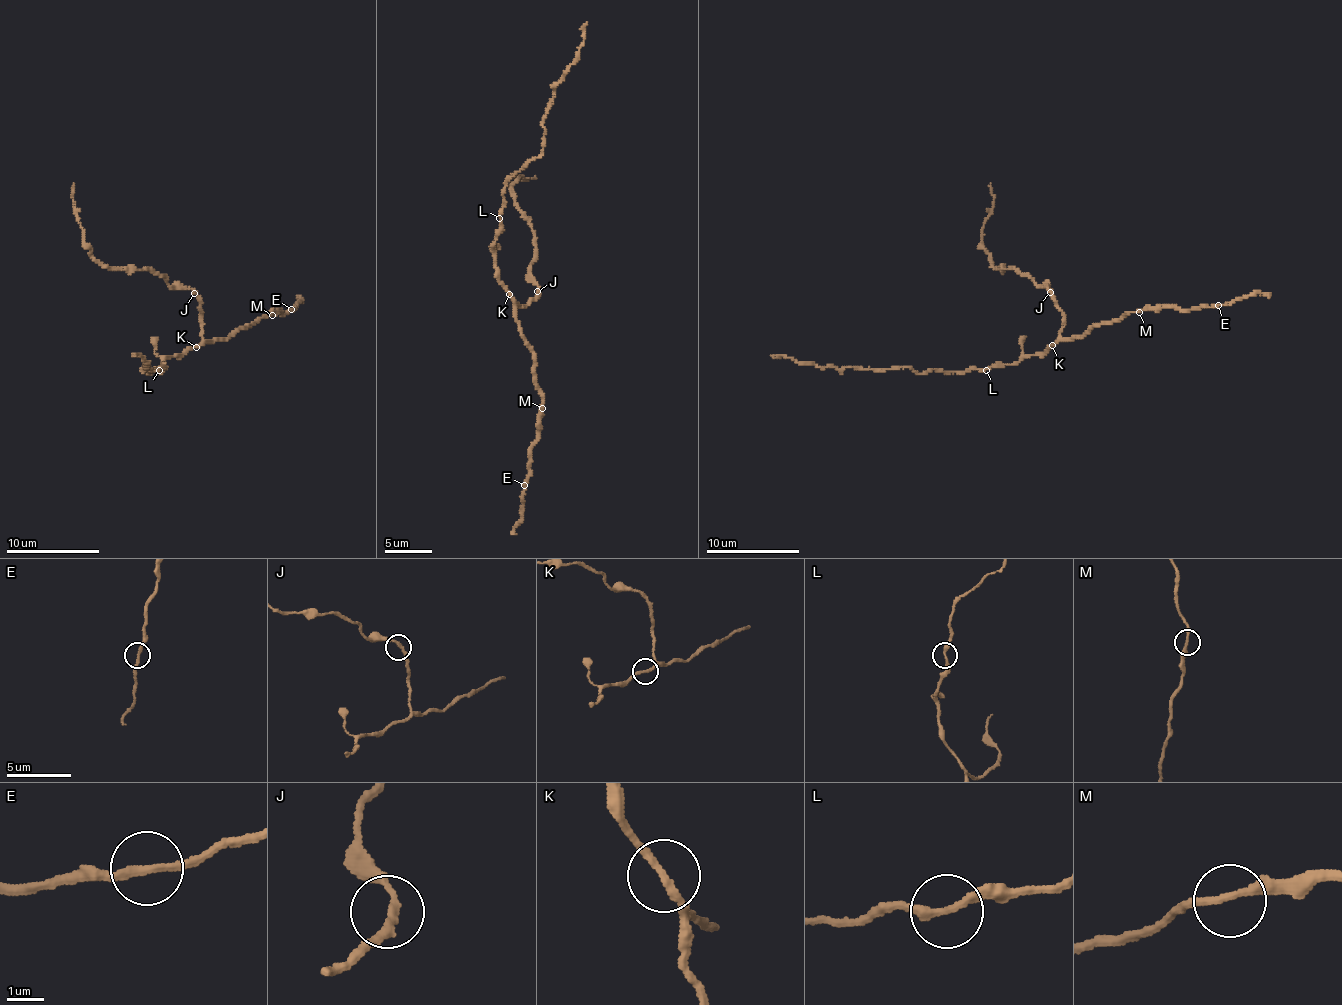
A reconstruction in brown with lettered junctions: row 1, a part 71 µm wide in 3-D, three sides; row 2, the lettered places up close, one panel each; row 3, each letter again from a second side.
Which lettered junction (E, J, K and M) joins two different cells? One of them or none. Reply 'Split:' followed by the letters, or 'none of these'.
Split: none of these

